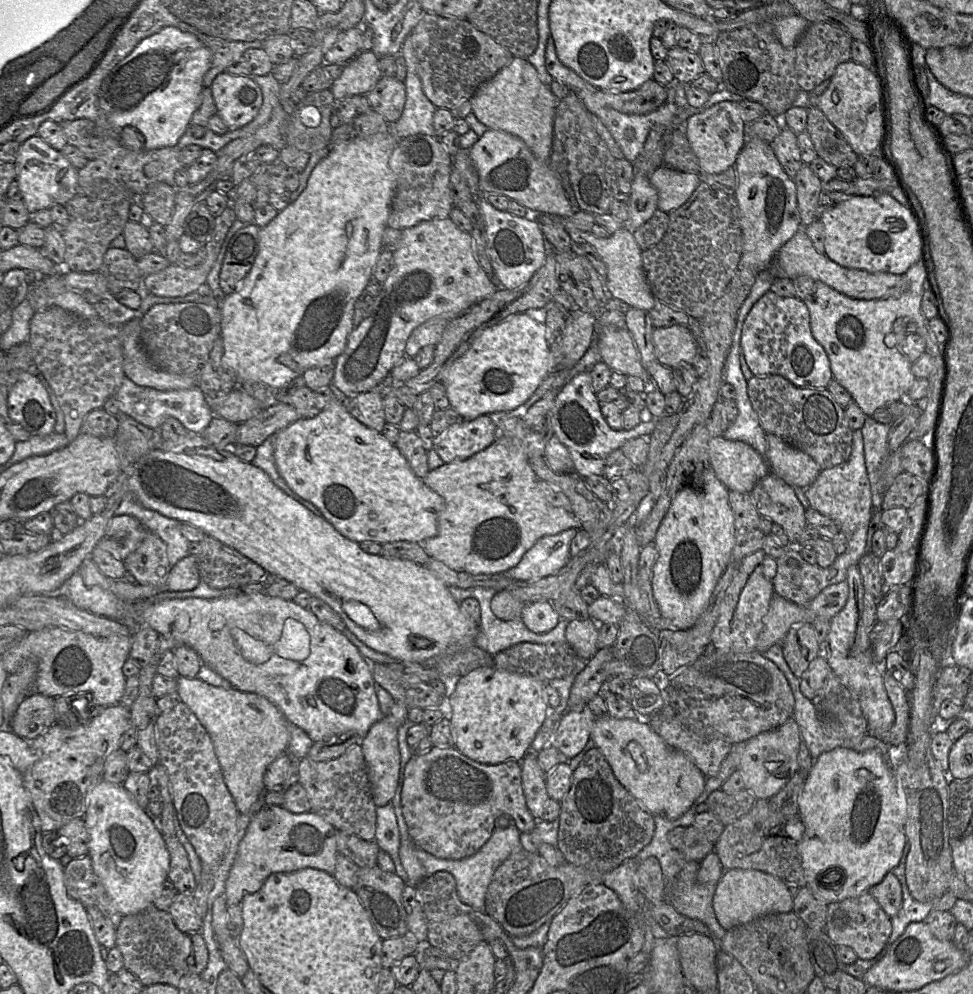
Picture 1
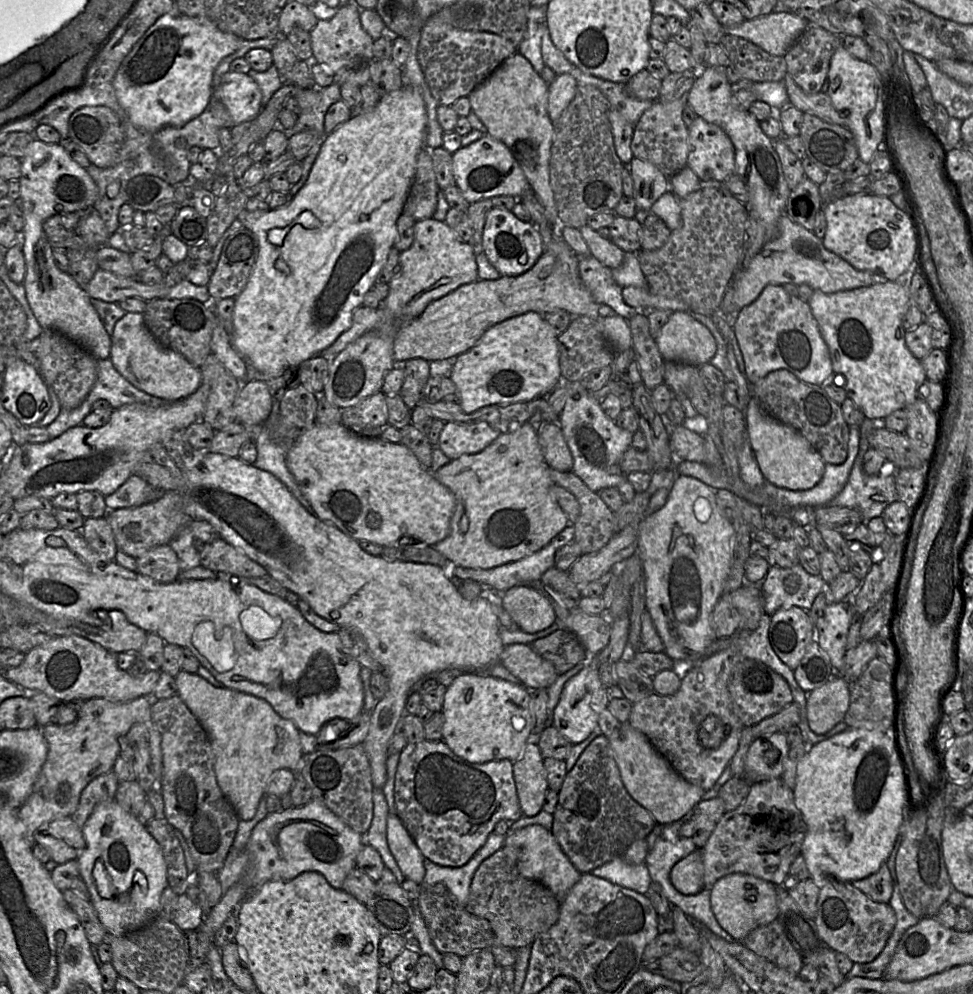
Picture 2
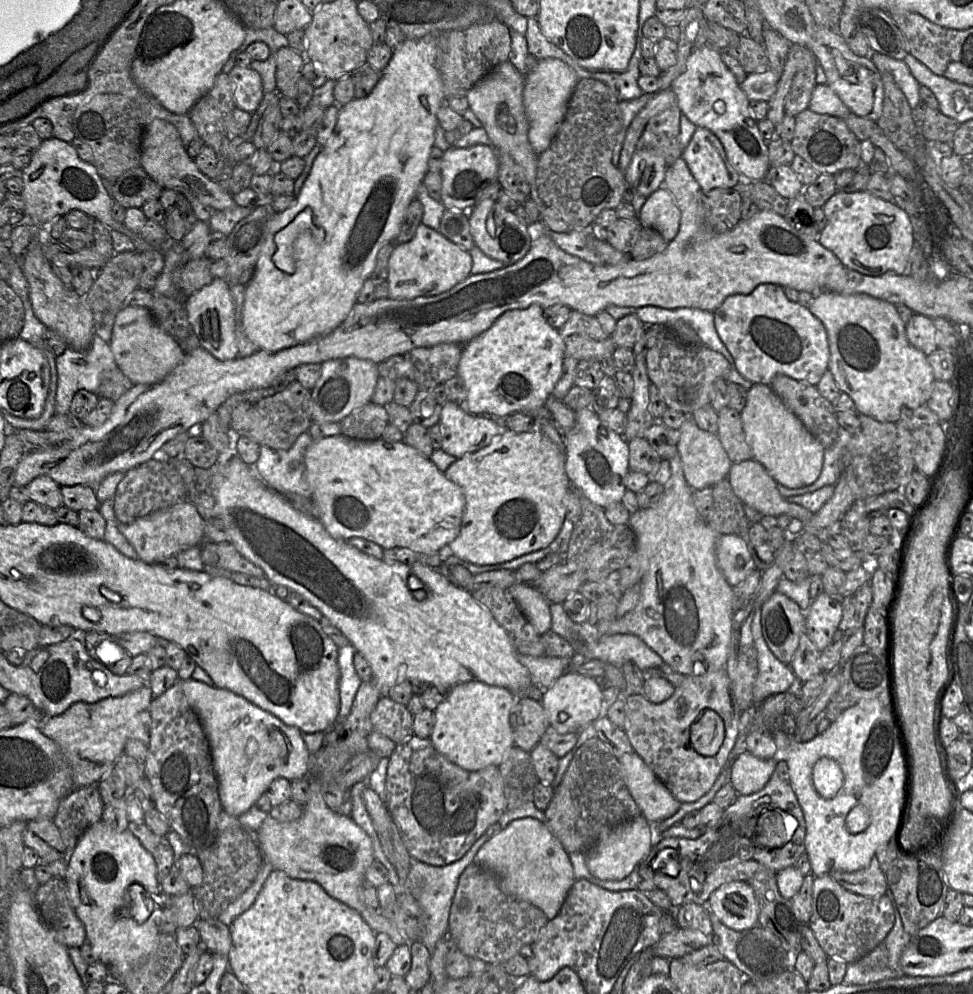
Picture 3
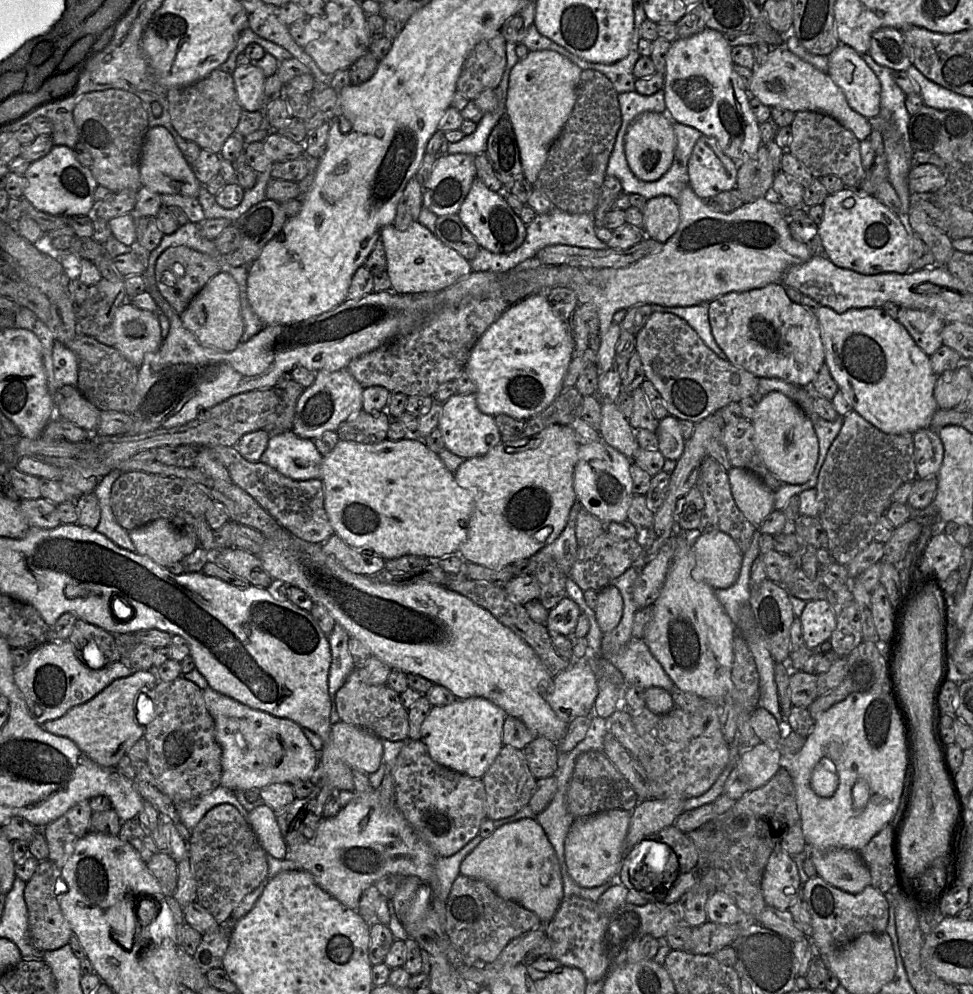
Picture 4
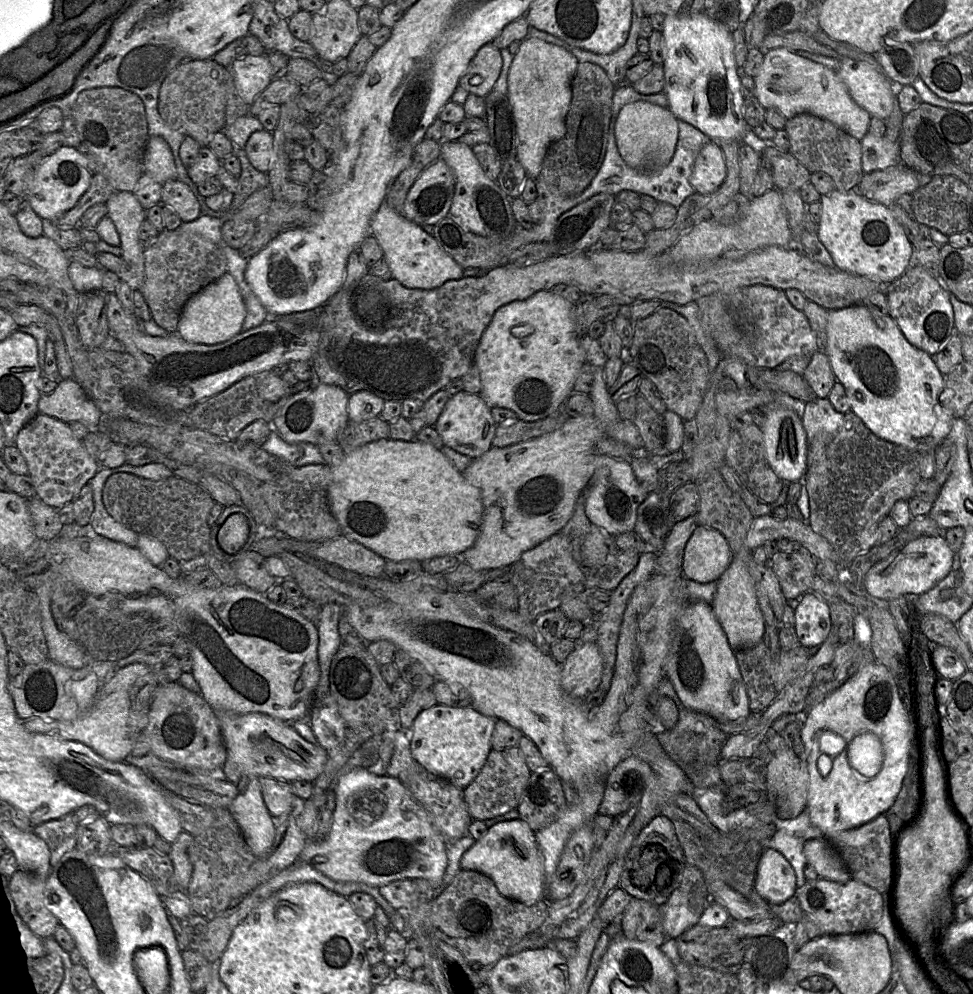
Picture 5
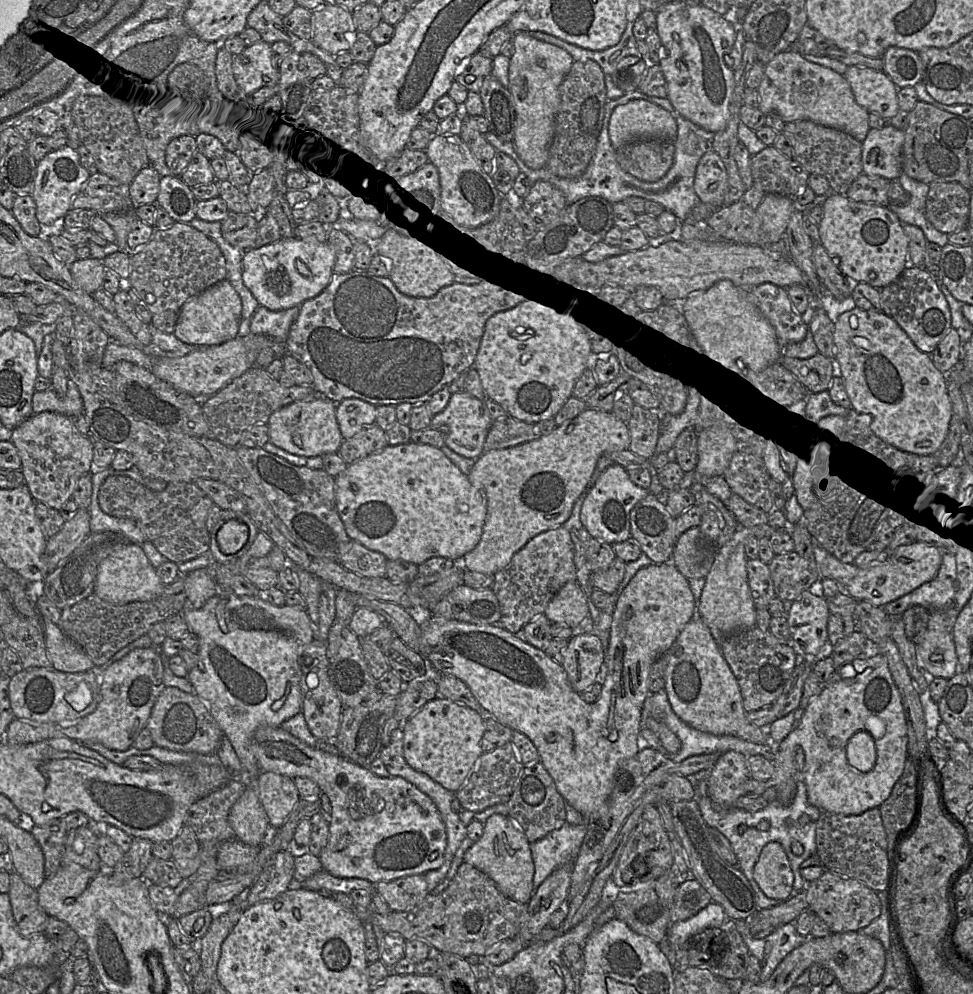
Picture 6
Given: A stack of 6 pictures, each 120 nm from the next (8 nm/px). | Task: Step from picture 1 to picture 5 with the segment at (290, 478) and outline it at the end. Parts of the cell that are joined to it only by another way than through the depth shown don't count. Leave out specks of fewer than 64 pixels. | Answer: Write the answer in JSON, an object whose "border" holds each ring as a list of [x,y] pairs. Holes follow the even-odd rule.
{"border":[[[390,438],[370,442],[345,454],[341,464],[331,468],[331,472],[332,479],[328,487],[328,503],[331,513],[341,527],[342,535],[362,544],[385,560],[417,560],[425,563],[435,557],[463,555],[464,551],[474,545],[479,536],[483,515],[483,502],[480,489],[468,483],[462,473],[452,465],[444,454],[431,444],[426,444],[416,439],[412,441],[401,441]]]}

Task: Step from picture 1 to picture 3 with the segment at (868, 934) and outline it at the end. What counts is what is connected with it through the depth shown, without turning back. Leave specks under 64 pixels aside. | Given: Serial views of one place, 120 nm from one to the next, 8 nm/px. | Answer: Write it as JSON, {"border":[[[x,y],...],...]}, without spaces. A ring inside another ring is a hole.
{"border":[[[829,875],[815,877],[809,927],[829,958],[855,963],[880,945],[893,928],[892,903],[885,894],[869,898],[850,892]]]}

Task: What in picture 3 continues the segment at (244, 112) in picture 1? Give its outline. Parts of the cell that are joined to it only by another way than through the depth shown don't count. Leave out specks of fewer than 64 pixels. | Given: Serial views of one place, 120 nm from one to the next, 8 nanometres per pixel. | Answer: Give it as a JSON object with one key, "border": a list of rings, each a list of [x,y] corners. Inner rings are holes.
{"border":[[[235,66],[228,75],[233,84],[236,107],[253,114],[264,95],[261,76],[251,67],[239,66]]]}

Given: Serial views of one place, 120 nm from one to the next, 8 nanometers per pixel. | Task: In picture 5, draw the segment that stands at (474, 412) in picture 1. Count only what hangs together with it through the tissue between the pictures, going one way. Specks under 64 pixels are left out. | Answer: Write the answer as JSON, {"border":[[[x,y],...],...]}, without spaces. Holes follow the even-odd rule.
{"border":[[[540,290],[527,299],[499,307],[484,330],[477,346],[474,365],[479,369],[481,392],[489,408],[512,410],[524,421],[546,418],[574,392],[575,379],[586,362],[586,352],[573,321],[574,304],[554,293]]]}

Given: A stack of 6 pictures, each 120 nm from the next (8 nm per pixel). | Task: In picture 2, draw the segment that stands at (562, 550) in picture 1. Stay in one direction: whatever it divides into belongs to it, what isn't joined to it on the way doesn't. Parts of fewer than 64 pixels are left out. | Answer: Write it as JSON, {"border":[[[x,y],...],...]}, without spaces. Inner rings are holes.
{"border":[[[569,524],[543,548],[520,560],[490,569],[451,566],[451,575],[453,578],[472,579],[496,592],[527,586],[539,582],[541,576],[554,567],[557,550],[573,539],[574,528]]]}

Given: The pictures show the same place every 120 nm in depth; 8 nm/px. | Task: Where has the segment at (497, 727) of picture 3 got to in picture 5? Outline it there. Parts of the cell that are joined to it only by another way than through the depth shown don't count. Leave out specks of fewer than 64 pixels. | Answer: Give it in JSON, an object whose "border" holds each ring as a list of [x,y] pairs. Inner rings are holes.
{"border":[[[437,703],[422,711],[414,720],[410,729],[411,755],[433,775],[464,789],[477,777],[492,750],[491,739],[495,723],[496,719],[481,714],[473,707],[449,707]]]}

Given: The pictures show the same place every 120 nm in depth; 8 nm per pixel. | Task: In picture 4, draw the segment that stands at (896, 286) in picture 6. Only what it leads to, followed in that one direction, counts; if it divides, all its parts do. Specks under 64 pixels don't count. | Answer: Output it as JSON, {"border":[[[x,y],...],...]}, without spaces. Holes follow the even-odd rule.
{"border":[[[900,307],[897,320],[927,356],[930,357],[943,345],[941,332],[946,322],[935,314],[923,310]]]}

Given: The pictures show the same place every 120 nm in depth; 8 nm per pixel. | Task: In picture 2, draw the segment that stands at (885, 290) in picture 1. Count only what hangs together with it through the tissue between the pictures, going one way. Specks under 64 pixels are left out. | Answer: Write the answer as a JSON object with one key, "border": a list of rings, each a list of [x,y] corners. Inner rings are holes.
{"border":[[[782,215],[778,220],[776,237],[766,242],[744,269],[735,273],[724,294],[720,312],[725,315],[726,322],[732,327],[740,310],[757,299],[767,285],[807,284],[814,290],[831,294],[868,287],[883,281],[887,280],[879,274],[855,269],[844,259],[828,251],[822,240],[812,231]]]}

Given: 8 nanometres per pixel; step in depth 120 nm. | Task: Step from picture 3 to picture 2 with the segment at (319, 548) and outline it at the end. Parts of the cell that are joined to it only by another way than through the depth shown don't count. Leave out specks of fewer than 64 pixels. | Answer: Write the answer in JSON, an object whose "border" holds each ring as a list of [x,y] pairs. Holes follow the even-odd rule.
{"border":[[[193,448],[193,458],[188,464],[183,465],[181,471],[186,479],[185,489],[182,493],[184,497],[184,510],[191,520],[205,520],[209,522],[217,530],[220,538],[240,550],[253,561],[262,565],[267,570],[268,575],[280,582],[289,591],[296,593],[300,599],[306,601],[321,617],[332,623],[337,623],[340,627],[357,629],[364,638],[374,658],[382,665],[382,673],[388,679],[388,690],[371,713],[369,731],[362,743],[371,768],[372,785],[375,789],[382,789],[387,780],[386,763],[389,757],[387,753],[388,742],[395,734],[396,725],[403,715],[410,688],[420,678],[429,673],[451,668],[461,670],[463,673],[485,673],[494,664],[501,663],[500,658],[505,645],[500,637],[500,624],[496,614],[494,599],[487,596],[478,597],[471,601],[464,599],[457,591],[447,571],[439,566],[429,563],[387,560],[382,556],[369,554],[360,547],[359,541],[349,537],[336,526],[320,520],[315,514],[305,509],[291,491],[272,473],[259,469],[253,464],[246,463],[238,456],[230,457],[223,454],[212,453],[206,449]]]}

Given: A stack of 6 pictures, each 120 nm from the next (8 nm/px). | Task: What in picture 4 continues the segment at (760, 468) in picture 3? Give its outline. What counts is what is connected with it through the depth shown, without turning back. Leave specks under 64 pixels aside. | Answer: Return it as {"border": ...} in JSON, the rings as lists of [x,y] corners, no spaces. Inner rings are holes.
{"border":[[[744,468],[728,471],[732,497],[745,518],[755,526],[774,510],[774,493],[755,474]]]}

